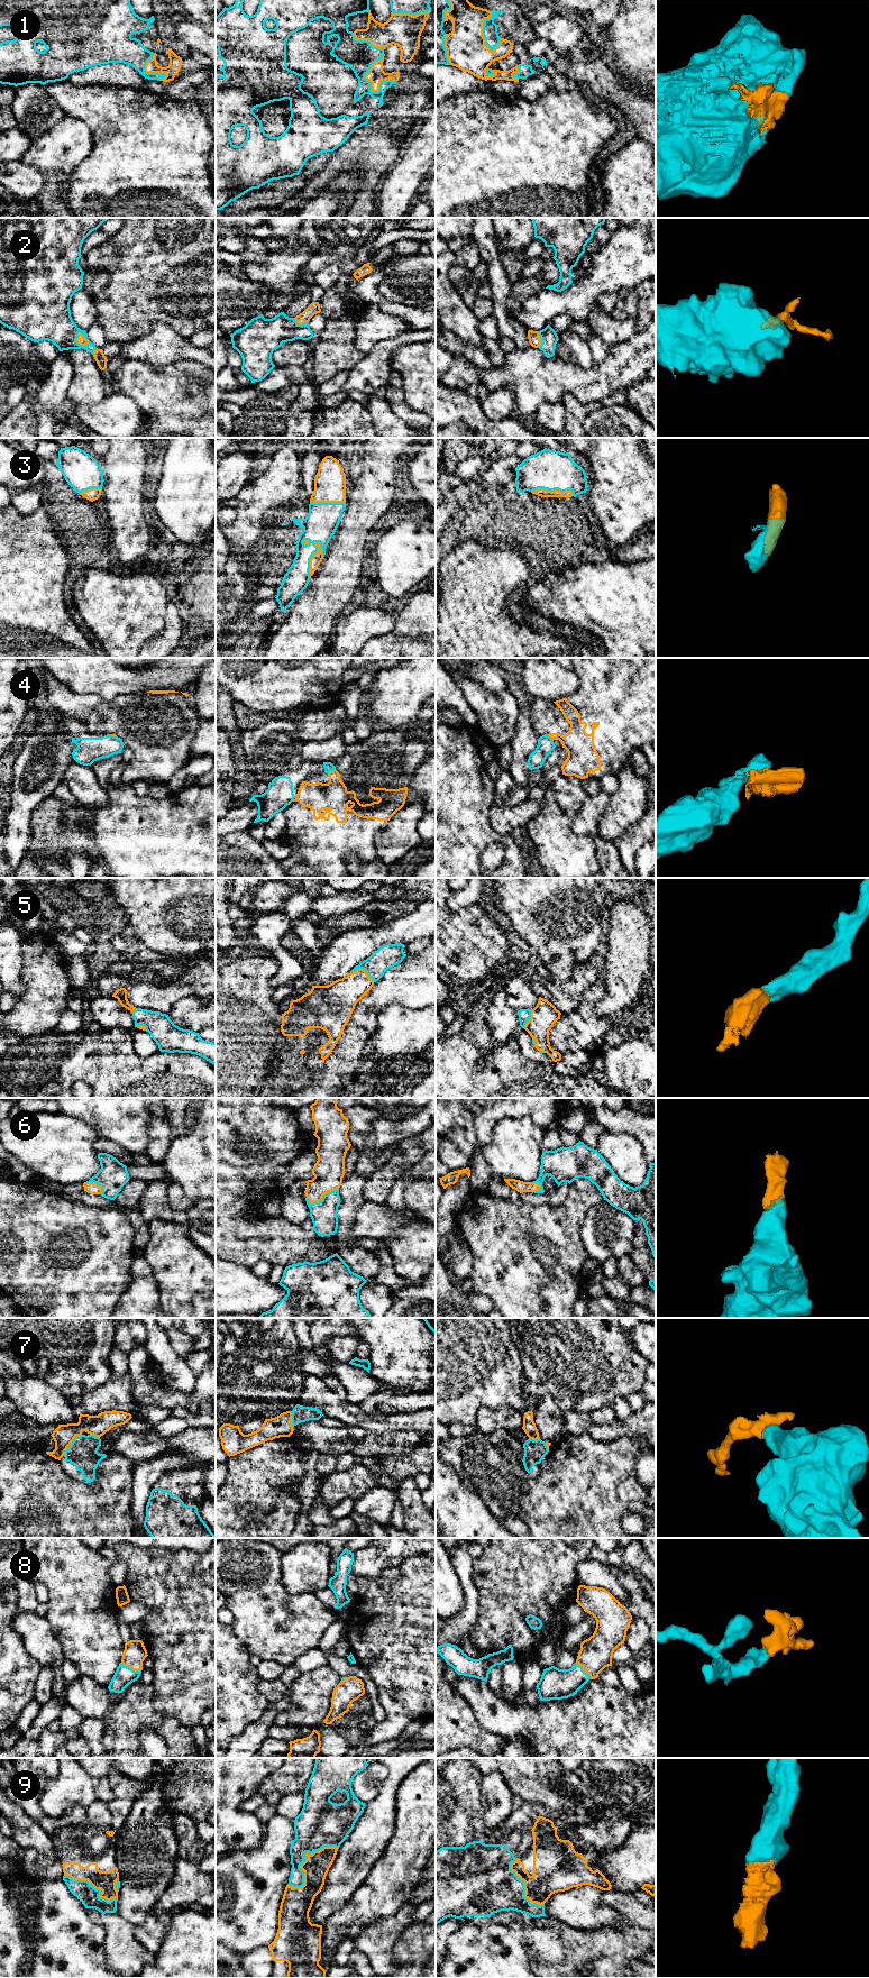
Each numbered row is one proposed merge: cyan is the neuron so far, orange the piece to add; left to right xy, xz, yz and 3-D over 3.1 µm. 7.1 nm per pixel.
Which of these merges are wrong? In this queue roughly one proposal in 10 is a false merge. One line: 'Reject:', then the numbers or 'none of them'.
Reject: 4

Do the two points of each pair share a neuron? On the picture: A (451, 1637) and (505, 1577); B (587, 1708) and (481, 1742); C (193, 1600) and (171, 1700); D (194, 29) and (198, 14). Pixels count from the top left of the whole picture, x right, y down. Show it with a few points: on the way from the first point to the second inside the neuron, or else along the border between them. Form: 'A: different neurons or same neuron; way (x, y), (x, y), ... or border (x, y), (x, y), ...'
A: different neurons; border (474, 1582), (478, 1593), (478, 1614), (469, 1632)
B: different neurons; border (477, 1720), (482, 1728), (499, 1734), (505, 1741)
C: same neuron; way (193, 1624), (192, 1675)
D: different neurons; border (191, 19), (203, 26)

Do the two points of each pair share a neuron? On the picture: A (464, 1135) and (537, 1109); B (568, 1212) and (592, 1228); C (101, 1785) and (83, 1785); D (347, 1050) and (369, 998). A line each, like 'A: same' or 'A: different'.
A: different
B: different
C: different
D: same

